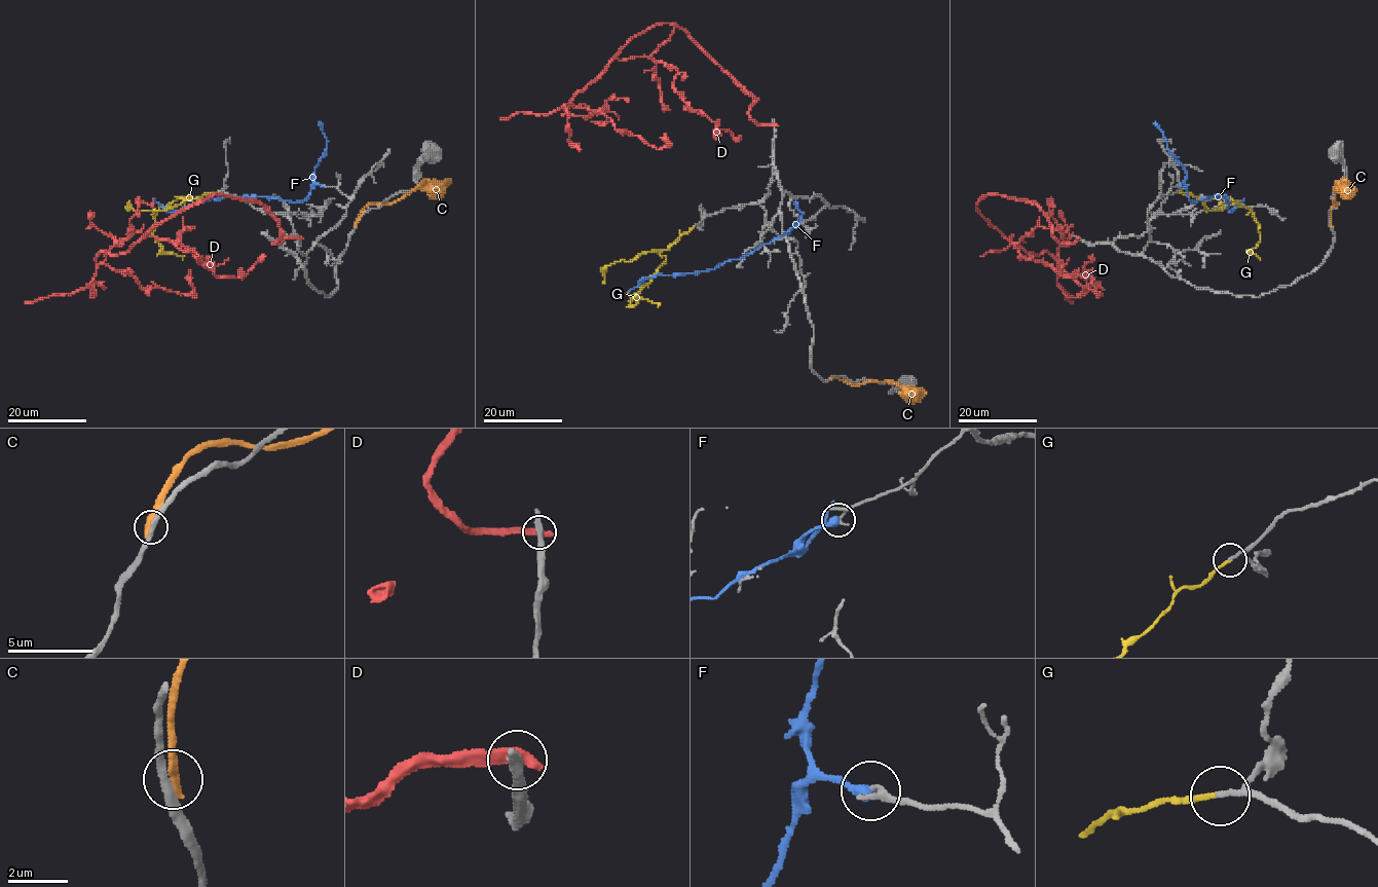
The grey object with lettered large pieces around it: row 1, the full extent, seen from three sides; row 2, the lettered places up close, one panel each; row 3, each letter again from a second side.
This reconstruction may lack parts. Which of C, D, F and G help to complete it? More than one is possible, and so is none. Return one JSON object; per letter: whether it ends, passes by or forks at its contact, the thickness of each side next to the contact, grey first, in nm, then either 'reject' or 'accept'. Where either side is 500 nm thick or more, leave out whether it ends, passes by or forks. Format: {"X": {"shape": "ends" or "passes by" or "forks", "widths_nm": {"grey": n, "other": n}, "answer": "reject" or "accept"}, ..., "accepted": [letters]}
{"C": {"shape": "ends", "widths_nm": {"grey": 280, "other": 400}, "answer": "reject"}, "D": {"shape": "ends", "widths_nm": {"grey": 320, "other": 480}, "answer": "reject"}, "F": {"shape": "ends", "widths_nm": {"grey": 150, "other": 400}, "answer": "reject"}, "G": {"shape": "ends", "widths_nm": {"grey": 130, "other": 170}, "answer": "accept"}, "accepted": ["G"]}

